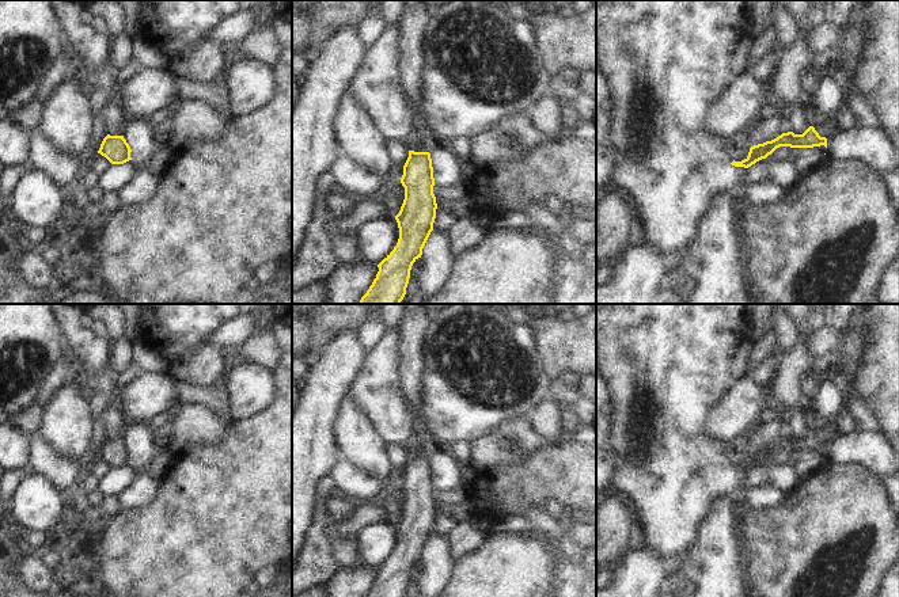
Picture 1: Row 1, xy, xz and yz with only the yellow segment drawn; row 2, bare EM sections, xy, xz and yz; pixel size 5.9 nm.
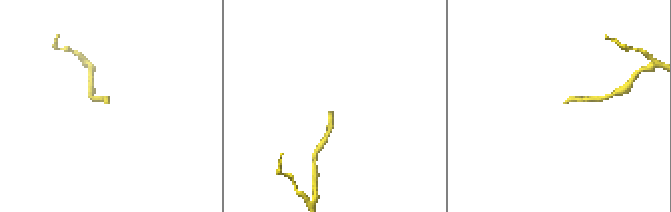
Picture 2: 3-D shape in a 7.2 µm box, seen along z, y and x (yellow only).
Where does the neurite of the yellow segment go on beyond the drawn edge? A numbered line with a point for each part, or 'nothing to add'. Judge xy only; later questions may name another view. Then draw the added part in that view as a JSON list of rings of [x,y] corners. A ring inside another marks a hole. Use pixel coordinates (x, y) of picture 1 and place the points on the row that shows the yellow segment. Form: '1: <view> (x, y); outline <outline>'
nothing to add

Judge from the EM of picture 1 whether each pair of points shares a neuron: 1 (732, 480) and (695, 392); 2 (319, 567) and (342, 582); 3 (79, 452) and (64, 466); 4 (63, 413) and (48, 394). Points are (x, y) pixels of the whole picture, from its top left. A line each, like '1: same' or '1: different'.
1: same
2: different
3: different
4: different

